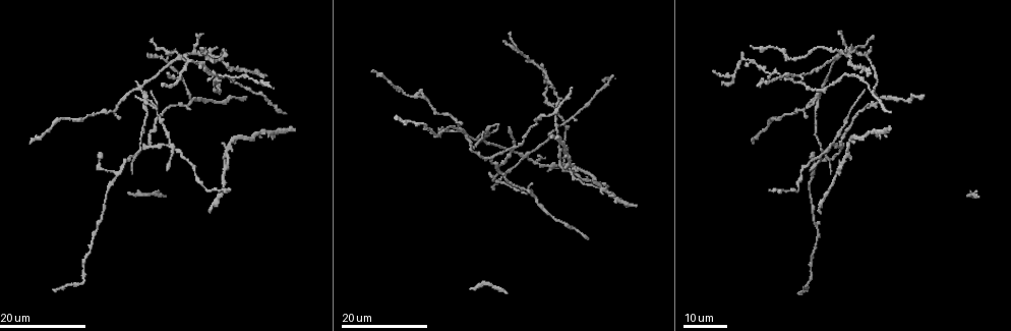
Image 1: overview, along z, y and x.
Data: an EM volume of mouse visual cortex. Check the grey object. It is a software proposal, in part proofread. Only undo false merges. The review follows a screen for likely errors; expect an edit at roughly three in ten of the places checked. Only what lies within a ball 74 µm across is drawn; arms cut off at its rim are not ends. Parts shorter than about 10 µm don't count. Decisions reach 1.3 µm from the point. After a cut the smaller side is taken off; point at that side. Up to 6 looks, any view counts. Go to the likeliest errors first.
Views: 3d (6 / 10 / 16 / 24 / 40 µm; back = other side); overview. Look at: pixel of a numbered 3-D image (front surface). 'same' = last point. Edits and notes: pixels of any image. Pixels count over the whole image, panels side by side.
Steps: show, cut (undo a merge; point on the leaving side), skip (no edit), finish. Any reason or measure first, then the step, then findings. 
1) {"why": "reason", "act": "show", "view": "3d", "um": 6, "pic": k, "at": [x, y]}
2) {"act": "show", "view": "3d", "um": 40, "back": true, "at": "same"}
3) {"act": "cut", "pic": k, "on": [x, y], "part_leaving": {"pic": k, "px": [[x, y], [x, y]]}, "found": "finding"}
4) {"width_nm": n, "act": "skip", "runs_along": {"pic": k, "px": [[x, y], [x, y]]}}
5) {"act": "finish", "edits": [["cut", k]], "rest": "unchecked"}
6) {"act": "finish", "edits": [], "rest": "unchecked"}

{"act": "show", "view": "3d", "um": 16, "pic": 1, "at": [490, 157]}

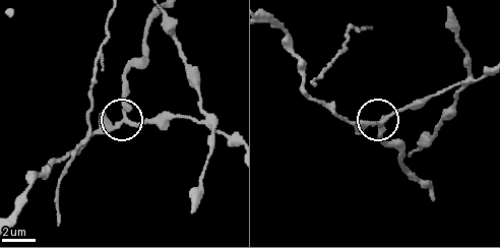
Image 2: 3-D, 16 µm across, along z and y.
{"act": "show", "view": "3d", "um": 10, "pic": 2, "at": [126, 118]}

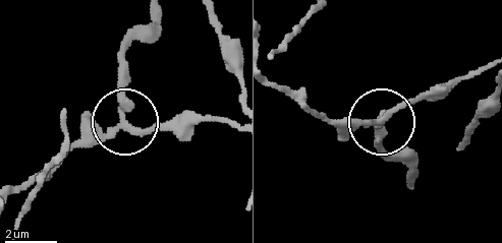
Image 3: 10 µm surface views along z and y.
{"act": "skip", "runs_along": {"pic": 3, "px": [[17, 187], [116, 126], [192, 126]]}, "found": "one cell here"}

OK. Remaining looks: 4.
{"why": "four-way junction", "act": "show", "view": "3d", "um": 16, "pic": 1, "at": [837, 54]}

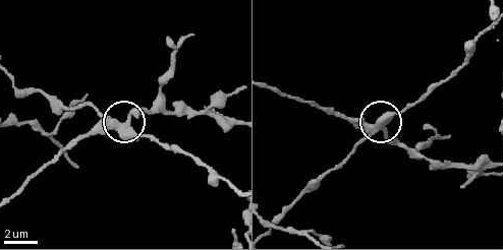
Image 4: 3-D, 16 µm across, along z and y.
{"act": "show", "view": "3d", "um": 6, "pic": 4, "at": [126, 128]}

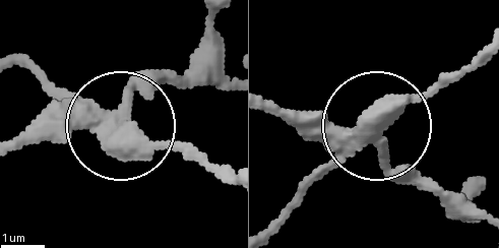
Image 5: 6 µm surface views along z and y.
{"side_arm_um": 32, "act": "cut", "pic": 5, "on": [315, 172], "part_leaving": {"pic": 5, "px": [[365, 142], [482, 62]]}, "found": "a second cell is stuck on"}

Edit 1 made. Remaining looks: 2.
{"act": "finish", "edits": [["cut", 5]], "rest": "unchecked"}

